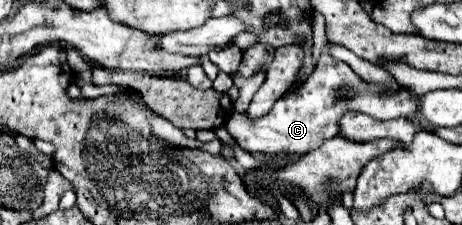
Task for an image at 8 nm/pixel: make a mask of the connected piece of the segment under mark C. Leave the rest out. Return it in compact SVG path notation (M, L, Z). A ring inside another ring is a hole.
M322 54L312 76L308 76L304 84L288 90L280 100L276 100L276 104L270 108L266 116L250 120L246 114L234 112L226 122L226 128L246 152L264 152L270 156L288 152L300 156L318 148L324 140L338 136L340 120L350 110L364 112L378 120L390 120L398 116L408 118L416 114L418 98L408 88L402 86L396 92L388 94L386 88L362 80L346 62Z

